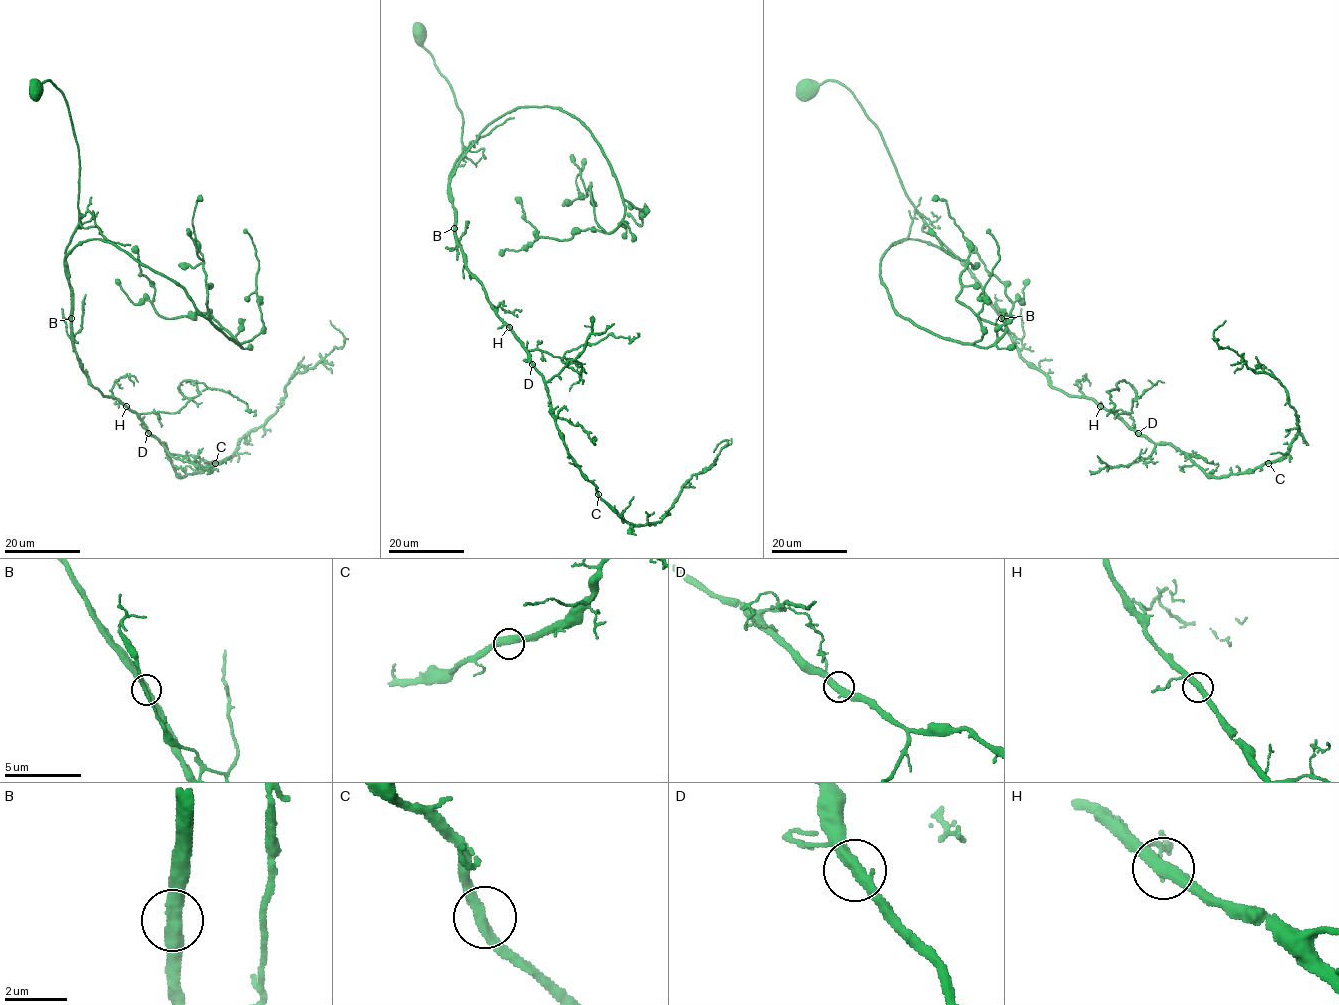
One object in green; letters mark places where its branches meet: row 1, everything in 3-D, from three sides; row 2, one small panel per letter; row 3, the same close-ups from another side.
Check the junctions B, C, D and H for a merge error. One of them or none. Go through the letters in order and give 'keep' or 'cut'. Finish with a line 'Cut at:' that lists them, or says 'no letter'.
B: keep
C: keep
D: keep
H: keep
Cut at: no letter

